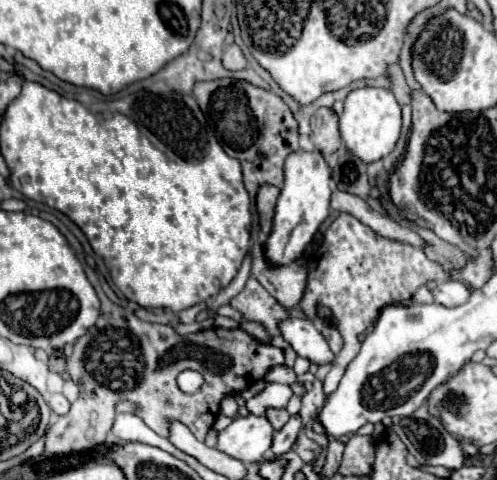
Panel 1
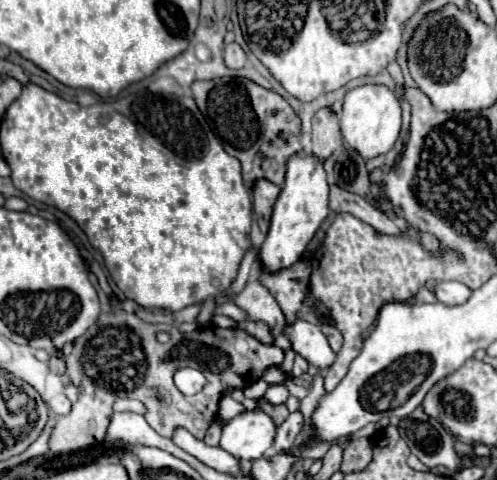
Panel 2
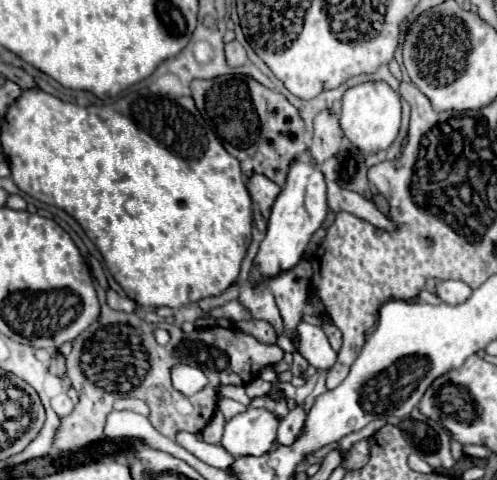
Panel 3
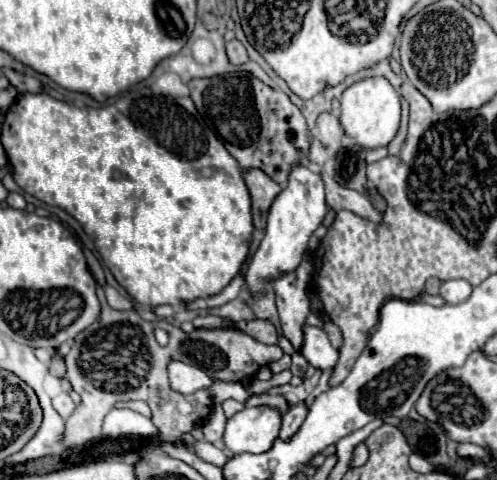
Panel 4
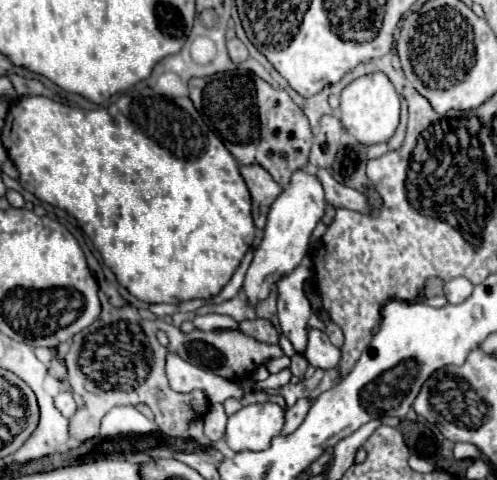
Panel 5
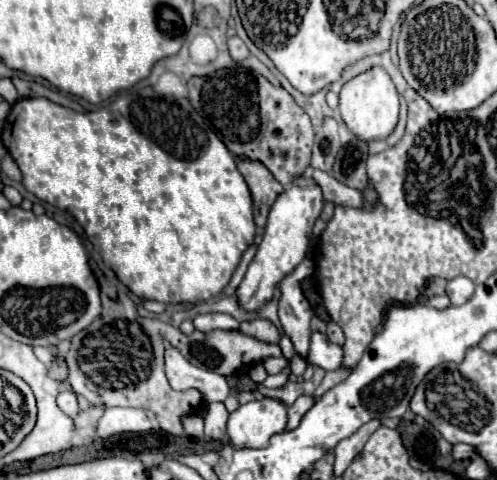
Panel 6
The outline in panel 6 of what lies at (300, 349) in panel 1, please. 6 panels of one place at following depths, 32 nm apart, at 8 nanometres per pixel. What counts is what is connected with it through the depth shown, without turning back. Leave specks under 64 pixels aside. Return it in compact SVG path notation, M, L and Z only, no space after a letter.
M312 332L310 350L308 350L308 356L306 356L306 360L312 366L320 366L324 370L336 370L342 364L342 356L344 356L342 348L332 344L326 334Z

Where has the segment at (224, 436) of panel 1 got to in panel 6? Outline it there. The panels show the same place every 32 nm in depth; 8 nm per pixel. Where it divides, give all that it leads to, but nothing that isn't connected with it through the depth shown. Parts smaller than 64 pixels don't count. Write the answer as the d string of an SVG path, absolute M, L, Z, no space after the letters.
M274 398L248 402L228 418L228 444L232 448L266 448L274 434L284 432L286 406Z

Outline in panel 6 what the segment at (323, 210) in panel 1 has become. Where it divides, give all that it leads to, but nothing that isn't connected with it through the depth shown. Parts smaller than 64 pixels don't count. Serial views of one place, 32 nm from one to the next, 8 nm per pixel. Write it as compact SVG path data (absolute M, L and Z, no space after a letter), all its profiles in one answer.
M296 176L292 182L292 188L284 190L278 196L278 200L272 204L268 222L264 228L264 238L258 246L254 260L250 262L244 274L242 284L236 290L236 296L246 310L258 310L262 304L266 304L272 298L278 282L304 260L308 244L310 244L312 228L316 220L320 218L322 208L324 208L322 188L312 178L306 178L306 176Z

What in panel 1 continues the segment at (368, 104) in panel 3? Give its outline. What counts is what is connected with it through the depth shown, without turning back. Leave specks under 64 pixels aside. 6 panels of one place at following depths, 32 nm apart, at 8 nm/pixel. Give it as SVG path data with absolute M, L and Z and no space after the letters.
M360 88L352 90L344 100L344 114L340 116L340 136L346 148L364 164L372 164L388 156L400 138L400 104L386 88Z

